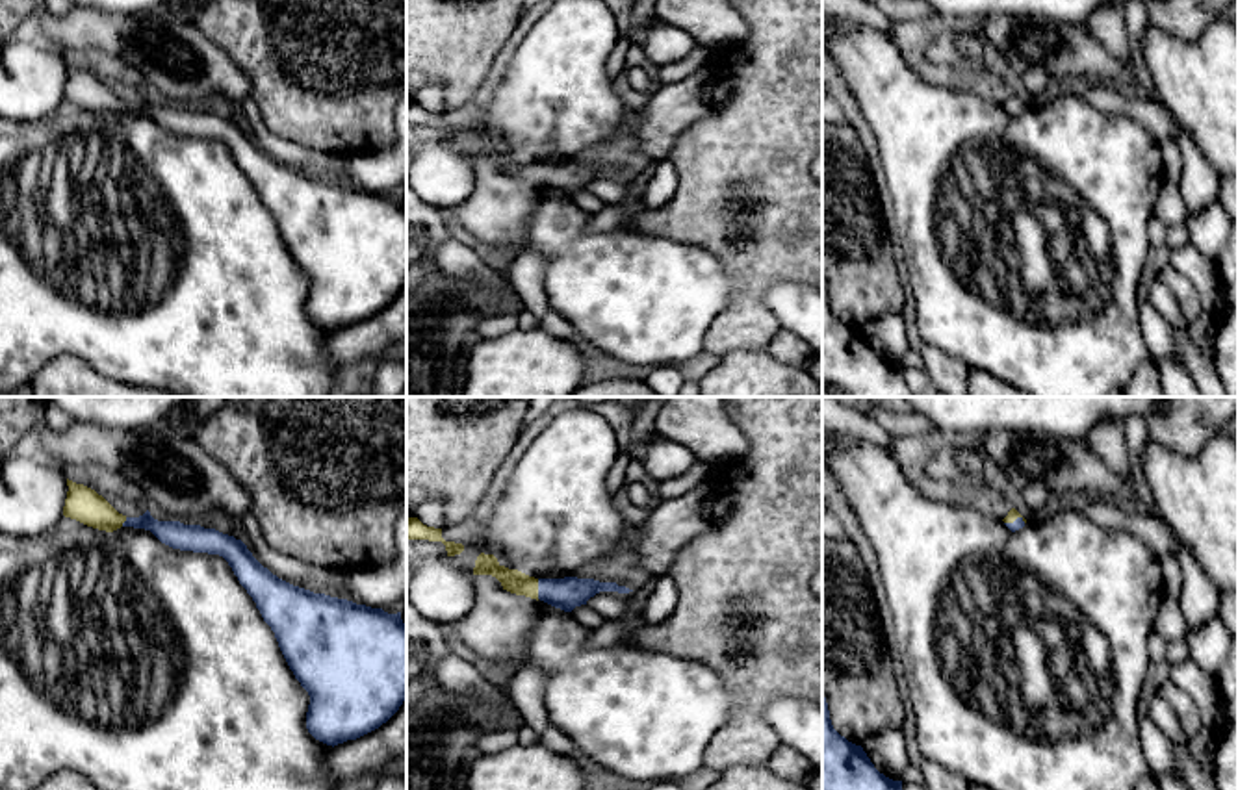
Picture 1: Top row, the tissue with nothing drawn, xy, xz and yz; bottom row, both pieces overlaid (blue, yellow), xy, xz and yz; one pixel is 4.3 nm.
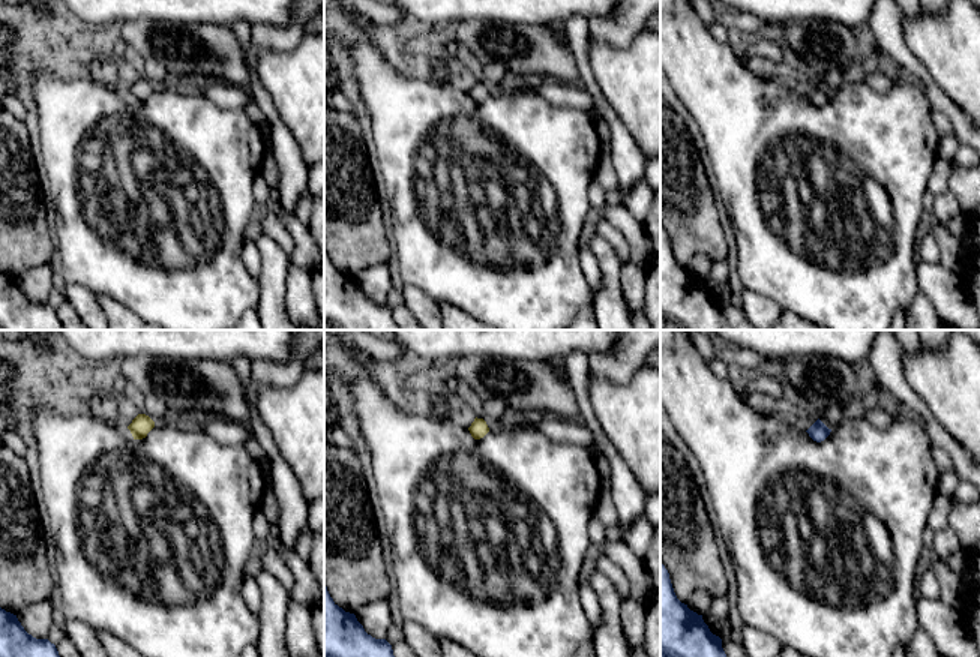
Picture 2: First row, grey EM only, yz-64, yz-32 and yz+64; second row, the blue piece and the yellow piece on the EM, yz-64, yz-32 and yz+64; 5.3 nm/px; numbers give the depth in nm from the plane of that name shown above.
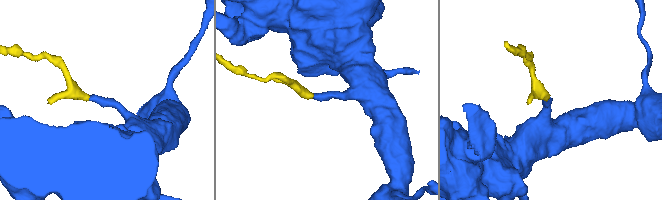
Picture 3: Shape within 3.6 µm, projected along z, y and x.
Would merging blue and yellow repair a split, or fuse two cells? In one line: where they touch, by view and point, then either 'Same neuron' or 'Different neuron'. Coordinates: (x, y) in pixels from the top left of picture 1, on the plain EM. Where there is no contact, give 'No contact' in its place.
Touches blue at xz (539, 173). Same neuron

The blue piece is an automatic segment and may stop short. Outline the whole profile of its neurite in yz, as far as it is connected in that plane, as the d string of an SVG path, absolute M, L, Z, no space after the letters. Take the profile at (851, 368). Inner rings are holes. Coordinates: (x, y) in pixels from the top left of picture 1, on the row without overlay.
M824 280L822 397L915 397L902 365L880 358L861 330L833 313Z

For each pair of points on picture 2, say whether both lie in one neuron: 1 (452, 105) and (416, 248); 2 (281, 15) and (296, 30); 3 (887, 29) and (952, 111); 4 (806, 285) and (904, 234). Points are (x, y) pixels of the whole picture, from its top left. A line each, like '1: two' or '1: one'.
1: one
2: two
3: one
4: one

